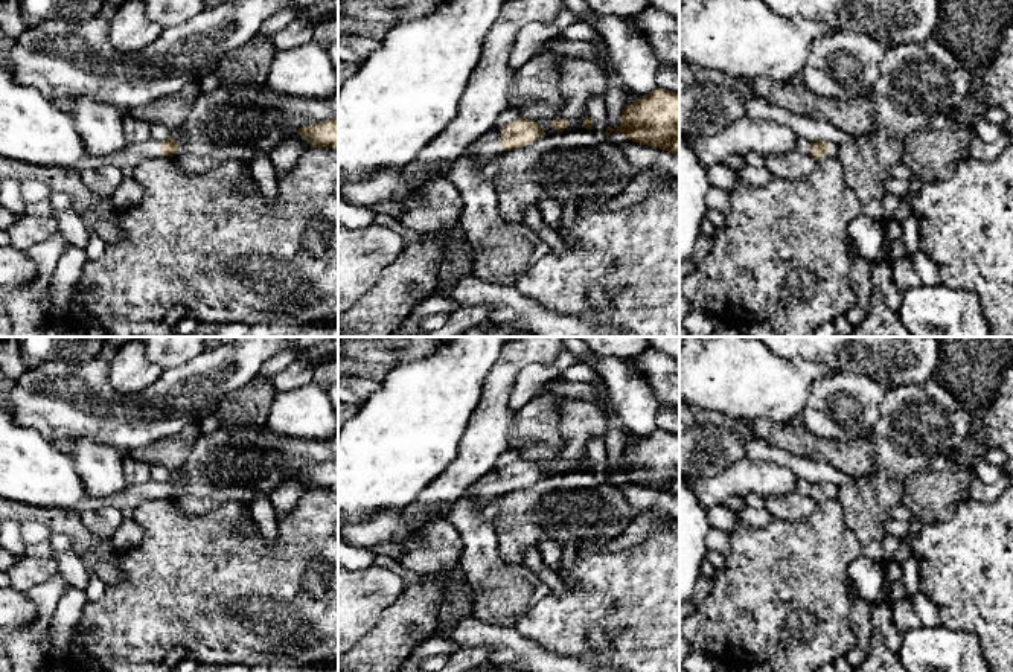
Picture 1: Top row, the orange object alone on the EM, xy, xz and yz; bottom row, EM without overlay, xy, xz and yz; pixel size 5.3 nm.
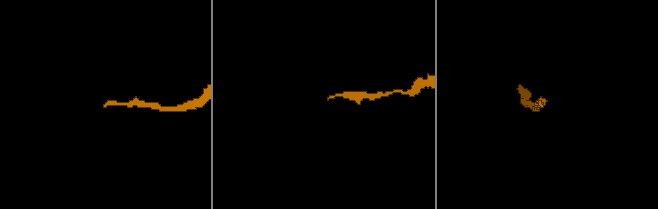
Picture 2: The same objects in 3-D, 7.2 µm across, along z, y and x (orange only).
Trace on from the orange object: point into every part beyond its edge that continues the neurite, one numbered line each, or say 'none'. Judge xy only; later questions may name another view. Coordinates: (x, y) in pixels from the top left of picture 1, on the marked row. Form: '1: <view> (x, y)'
1: xy (150, 148)

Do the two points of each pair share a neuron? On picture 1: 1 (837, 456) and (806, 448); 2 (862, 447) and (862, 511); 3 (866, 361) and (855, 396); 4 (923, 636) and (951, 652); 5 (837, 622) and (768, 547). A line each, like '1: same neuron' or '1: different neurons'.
1: same neuron
2: different neurons
3: different neurons
4: same neuron
5: same neuron

